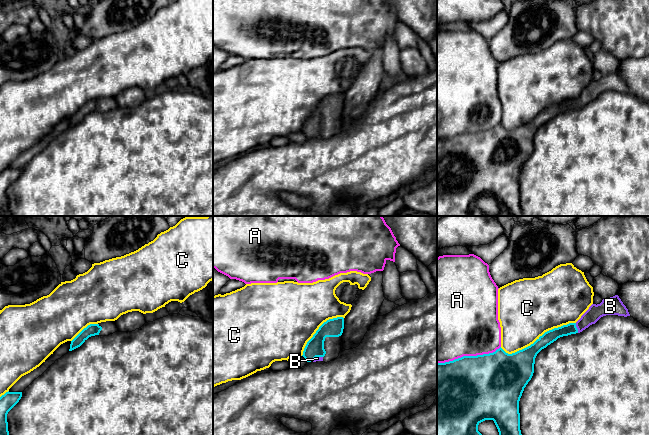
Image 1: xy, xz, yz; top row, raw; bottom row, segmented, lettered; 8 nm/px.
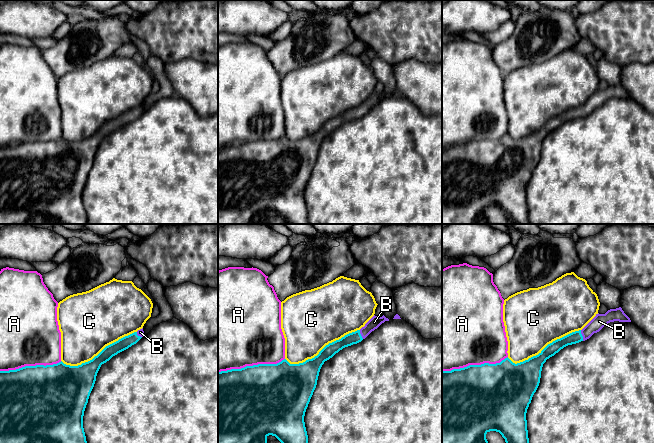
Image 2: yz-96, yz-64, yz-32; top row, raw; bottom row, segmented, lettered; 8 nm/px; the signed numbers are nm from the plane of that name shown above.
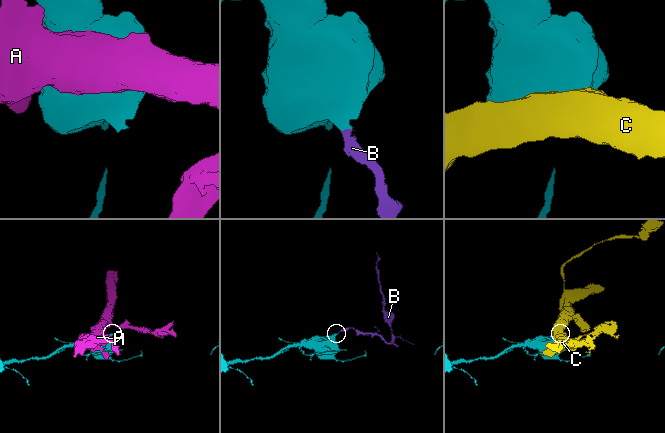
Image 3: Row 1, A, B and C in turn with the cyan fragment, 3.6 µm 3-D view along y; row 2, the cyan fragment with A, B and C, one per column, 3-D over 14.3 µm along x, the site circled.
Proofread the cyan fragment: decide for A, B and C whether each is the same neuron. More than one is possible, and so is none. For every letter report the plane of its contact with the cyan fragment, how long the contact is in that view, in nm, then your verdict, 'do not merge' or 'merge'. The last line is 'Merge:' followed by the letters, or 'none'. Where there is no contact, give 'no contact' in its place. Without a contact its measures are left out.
A: contact in yz; length 550 nm; do not merge
B: contact in yz; length 80 nm; merge
C: contact in yz; length 650 nm; do not merge
Merge: B

